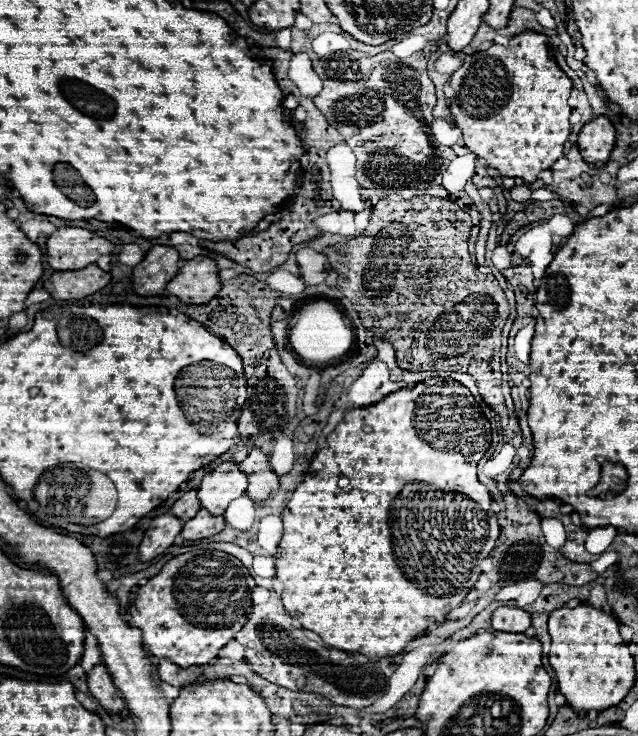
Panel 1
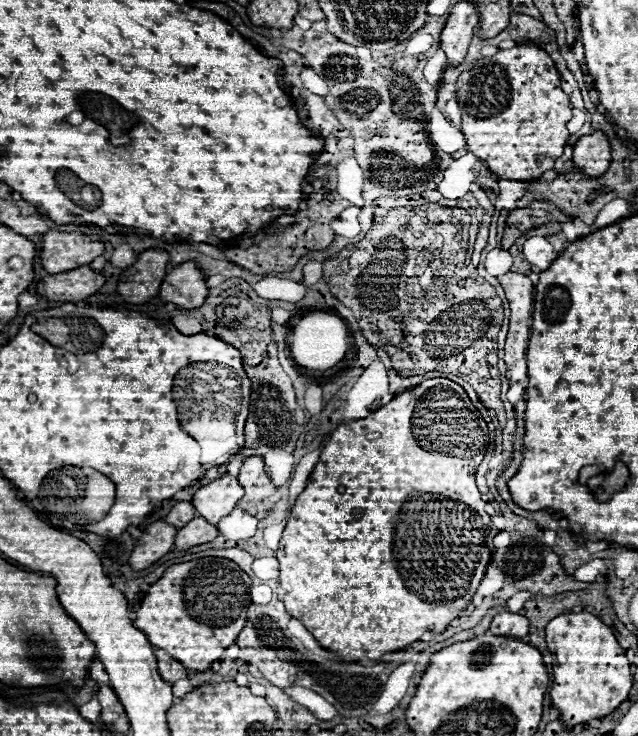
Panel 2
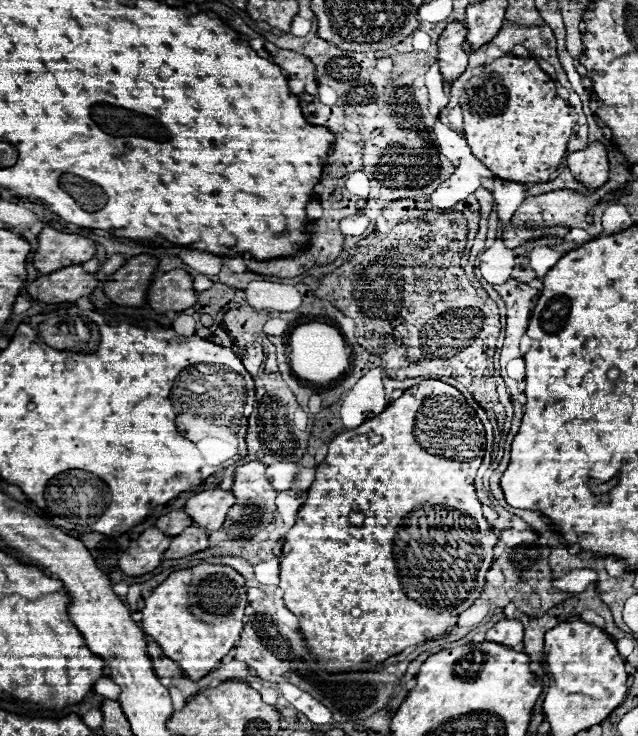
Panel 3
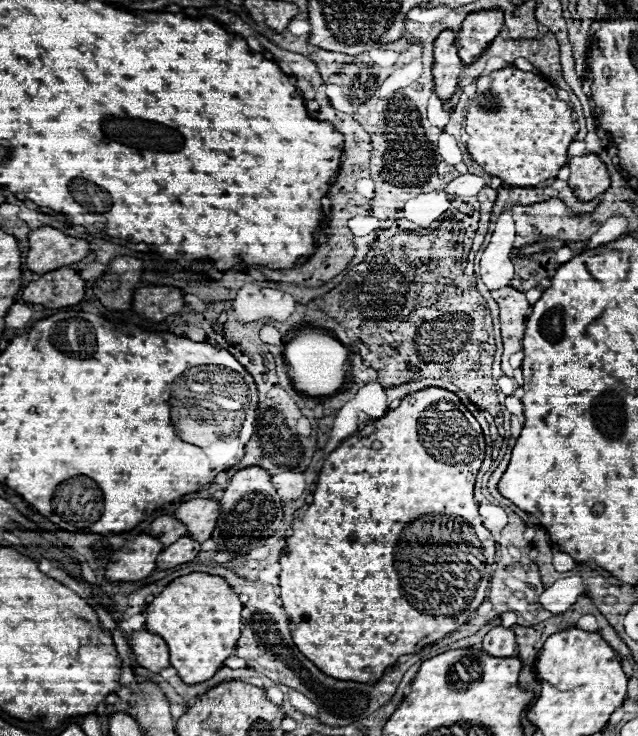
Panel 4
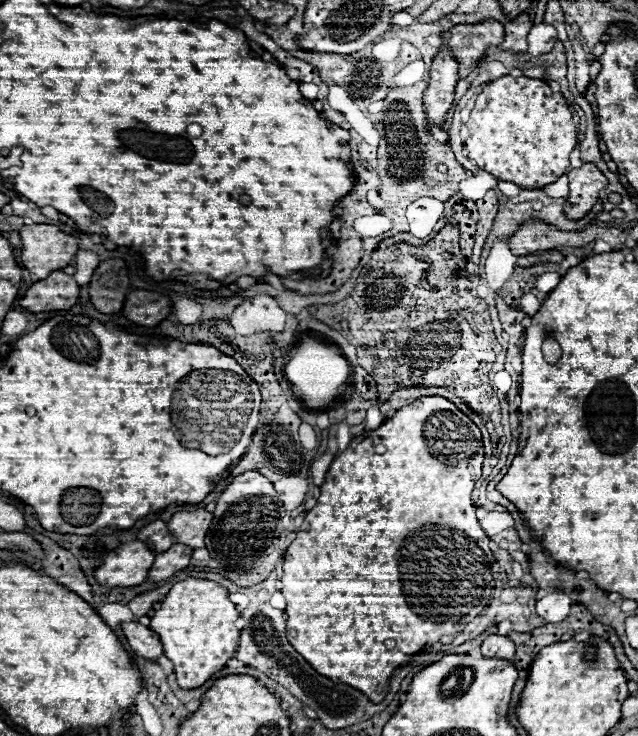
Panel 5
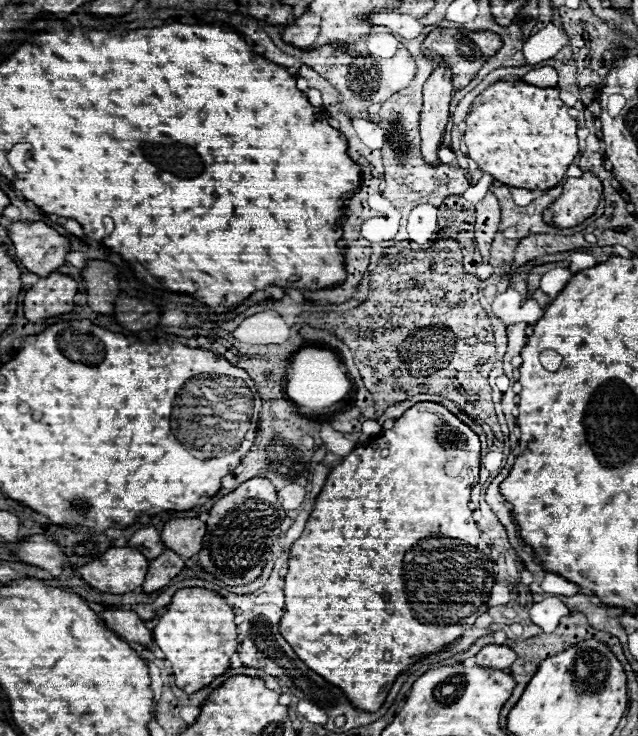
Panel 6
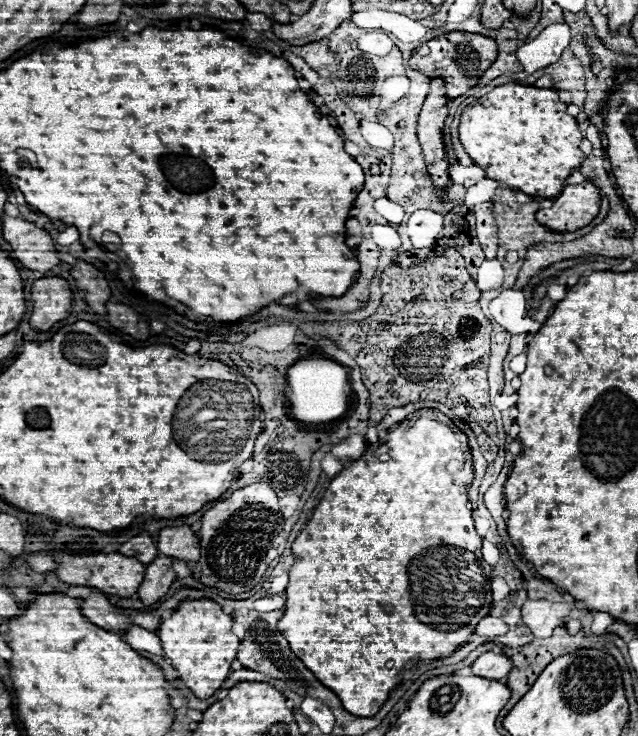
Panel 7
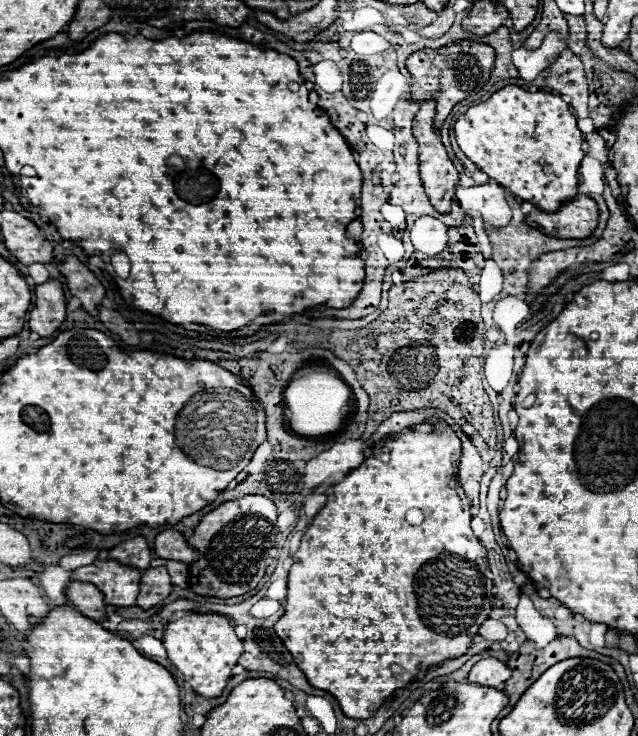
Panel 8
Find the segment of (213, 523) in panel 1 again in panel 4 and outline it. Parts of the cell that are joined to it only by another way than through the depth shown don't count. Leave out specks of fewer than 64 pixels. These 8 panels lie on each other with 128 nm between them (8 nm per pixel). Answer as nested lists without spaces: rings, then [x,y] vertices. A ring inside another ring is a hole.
[[[182,536],[180,540],[176,540],[172,546],[164,548],[156,560],[156,566],[166,570],[166,568],[174,568],[178,564],[186,564],[192,562],[200,552],[200,544],[196,540],[192,540],[190,536]]]

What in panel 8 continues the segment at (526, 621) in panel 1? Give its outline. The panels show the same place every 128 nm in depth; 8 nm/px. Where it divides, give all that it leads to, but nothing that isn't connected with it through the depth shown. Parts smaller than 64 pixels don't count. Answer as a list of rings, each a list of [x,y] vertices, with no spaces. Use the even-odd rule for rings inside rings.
[[[484,658],[480,662],[474,664],[474,668],[468,674],[468,682],[472,684],[480,684],[480,686],[492,686],[492,688],[500,688],[500,684],[504,684],[510,678],[510,668],[506,664],[502,664],[496,658]]]

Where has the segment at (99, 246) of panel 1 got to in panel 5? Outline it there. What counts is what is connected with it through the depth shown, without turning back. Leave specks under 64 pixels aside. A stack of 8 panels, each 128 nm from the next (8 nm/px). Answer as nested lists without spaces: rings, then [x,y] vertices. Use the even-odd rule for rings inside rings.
[[[32,224],[20,228],[22,264],[40,280],[50,272],[72,264],[78,252],[78,238],[64,234],[50,224]]]

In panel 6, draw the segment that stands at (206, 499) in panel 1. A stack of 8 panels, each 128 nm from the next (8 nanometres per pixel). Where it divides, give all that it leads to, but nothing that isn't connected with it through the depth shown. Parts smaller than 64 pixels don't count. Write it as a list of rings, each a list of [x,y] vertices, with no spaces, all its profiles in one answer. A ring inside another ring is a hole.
[[[176,518],[164,524],[160,538],[168,550],[176,550],[182,558],[192,558],[202,550],[204,534],[206,524],[198,518]]]

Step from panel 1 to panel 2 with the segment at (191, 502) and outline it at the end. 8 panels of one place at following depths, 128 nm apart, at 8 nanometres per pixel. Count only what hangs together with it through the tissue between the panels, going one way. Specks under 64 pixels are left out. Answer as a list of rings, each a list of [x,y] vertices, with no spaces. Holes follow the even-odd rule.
[[[178,502],[178,504],[168,512],[168,516],[164,518],[164,522],[168,522],[168,524],[174,526],[174,528],[182,528],[182,526],[186,526],[192,518],[196,518],[194,506],[192,506],[190,502]]]

